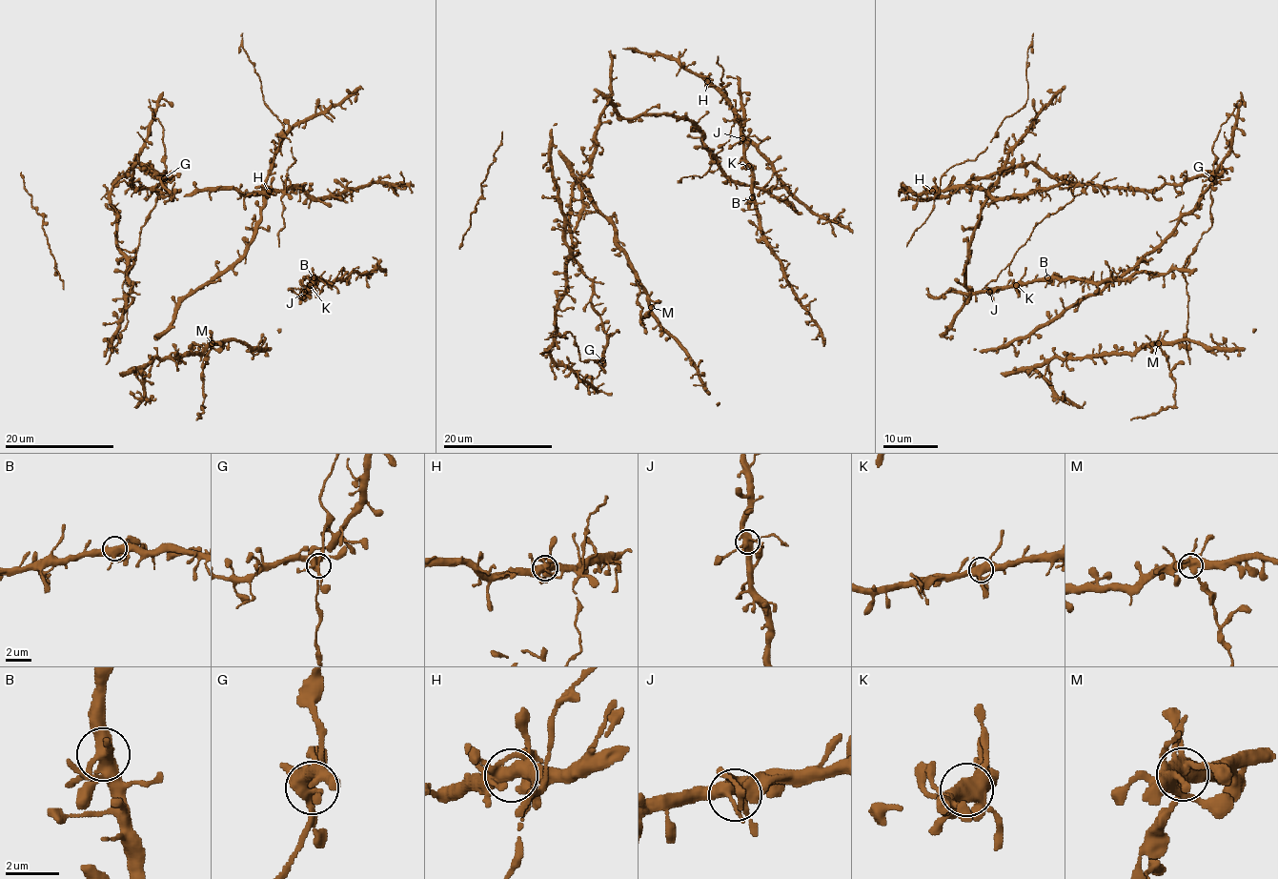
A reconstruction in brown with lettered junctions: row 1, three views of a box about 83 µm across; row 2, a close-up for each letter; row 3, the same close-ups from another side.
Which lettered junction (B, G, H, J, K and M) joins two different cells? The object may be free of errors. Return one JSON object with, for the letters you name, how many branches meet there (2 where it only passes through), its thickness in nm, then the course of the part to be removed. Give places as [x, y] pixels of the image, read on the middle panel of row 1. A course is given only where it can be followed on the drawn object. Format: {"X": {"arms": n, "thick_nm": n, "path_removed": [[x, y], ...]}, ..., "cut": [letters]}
{"M": {"arms": 6, "thick_nm": 480, "path_removed": [[650, 308], [642, 317], [642, 325], [642, 309], [638, 302], [639, 286], [636, 280]]}, "cut": ["M"]}

